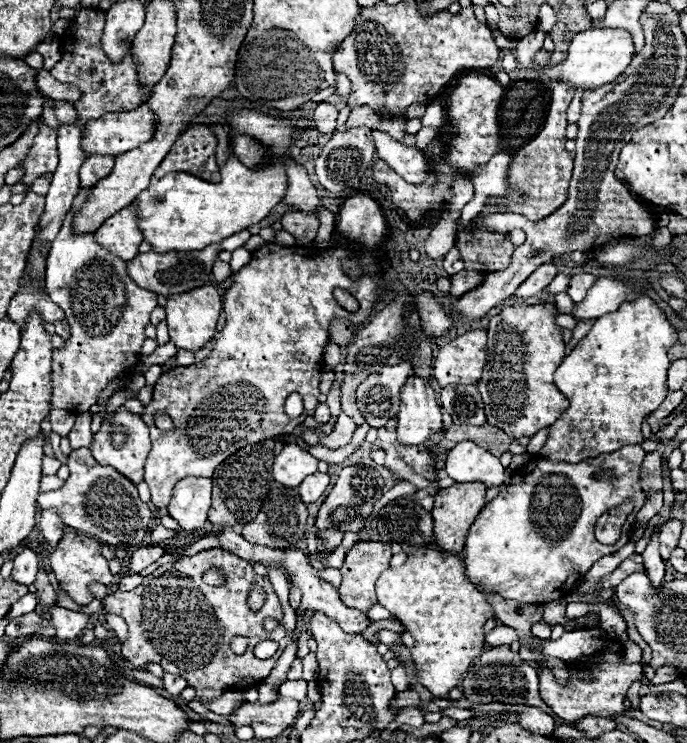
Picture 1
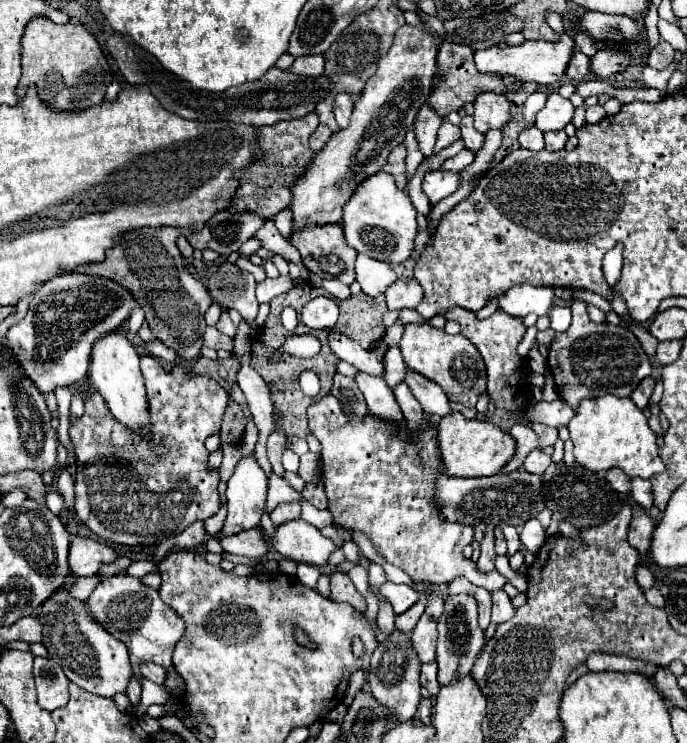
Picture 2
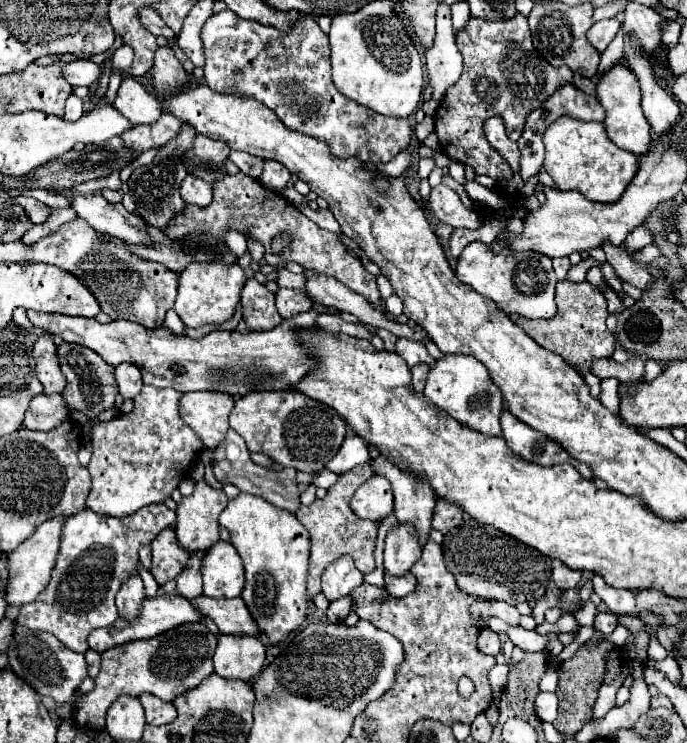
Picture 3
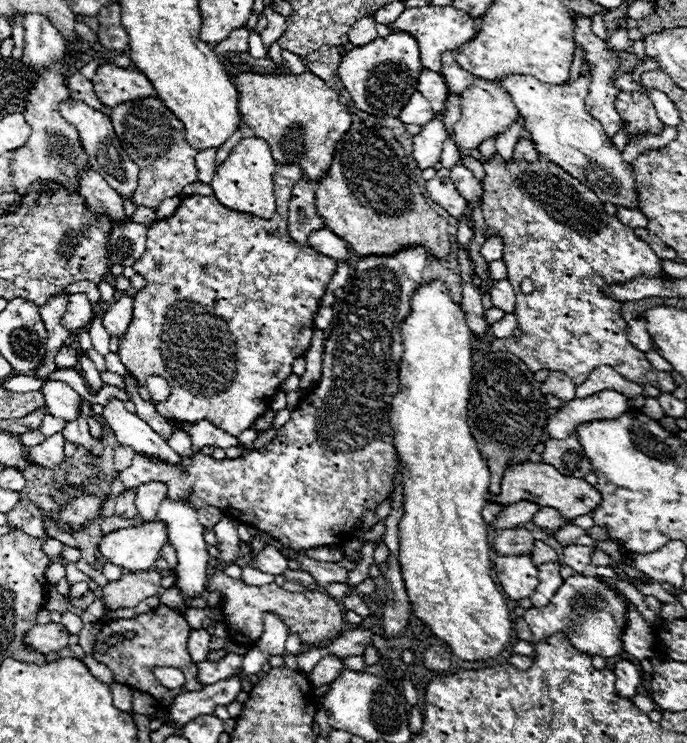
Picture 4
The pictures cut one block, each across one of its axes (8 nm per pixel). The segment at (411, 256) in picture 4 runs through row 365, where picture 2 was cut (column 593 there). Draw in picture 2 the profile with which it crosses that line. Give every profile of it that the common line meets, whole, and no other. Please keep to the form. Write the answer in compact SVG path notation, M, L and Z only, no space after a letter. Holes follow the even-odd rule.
M572 300L572 324L566 332L556 334L548 356L548 368L556 380L560 398L574 410L584 398L600 398L604 394L630 396L634 388L652 372L650 360L632 330L608 322L594 324L586 306L588 304L584 300Z

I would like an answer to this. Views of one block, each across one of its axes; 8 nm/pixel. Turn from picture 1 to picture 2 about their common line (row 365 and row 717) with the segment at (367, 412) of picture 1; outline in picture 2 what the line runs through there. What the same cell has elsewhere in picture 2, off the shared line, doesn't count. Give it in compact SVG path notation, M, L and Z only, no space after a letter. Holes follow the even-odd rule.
M394 630L374 650L372 666L370 666L370 672L366 676L366 682L368 682L370 692L374 694L374 698L384 702L390 708L390 712L396 716L394 722L390 722L390 726L394 726L400 720L408 720L408 718L414 716L416 706L422 700L422 696L420 696L420 682L418 682L420 666L422 666L422 662L418 660L418 654L416 654L416 650L412 646L412 640L404 632Z

